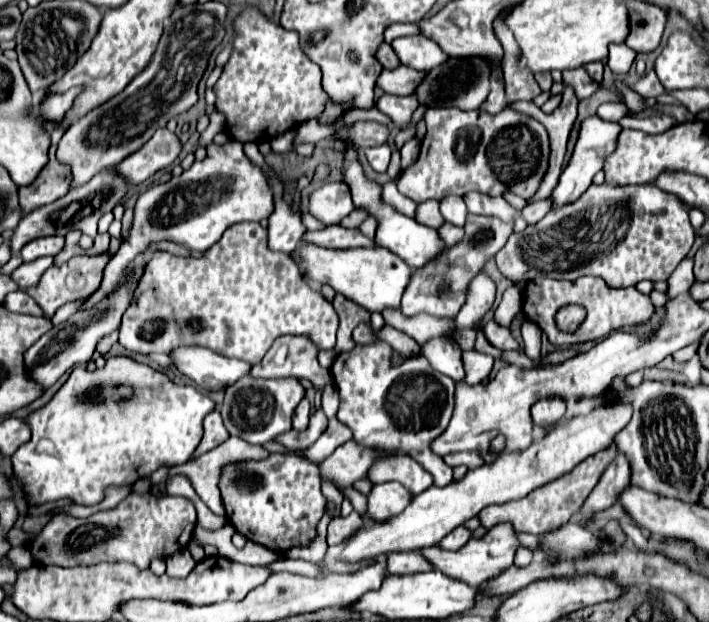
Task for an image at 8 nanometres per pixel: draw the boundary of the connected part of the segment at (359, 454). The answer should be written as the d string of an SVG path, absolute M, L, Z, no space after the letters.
M350 439L320 463L320 475L332 483L344 481L344 485L352 485L358 479L366 479L370 467L388 455L398 455L398 451L364 447Z

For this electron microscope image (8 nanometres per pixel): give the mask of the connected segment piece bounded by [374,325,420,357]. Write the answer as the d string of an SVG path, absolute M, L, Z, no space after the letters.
M390 325L382 327L380 331L374 331L374 335L376 335L378 339L388 341L392 347L396 347L398 353L402 353L402 355L406 355L406 357L412 357L412 355L420 353L420 345L418 345L412 337L408 337L406 333L396 331L396 329L390 327Z

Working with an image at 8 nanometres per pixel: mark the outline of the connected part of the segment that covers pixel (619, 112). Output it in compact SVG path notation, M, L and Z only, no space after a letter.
M607 102L600 105L597 115L606 121L618 122L628 113L628 108L621 102Z

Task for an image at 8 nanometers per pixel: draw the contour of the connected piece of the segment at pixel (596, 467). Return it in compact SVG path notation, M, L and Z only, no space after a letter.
M606 447L606 449L590 455L582 463L578 463L570 473L566 473L566 475L562 475L562 477L558 477L558 479L554 479L554 481L534 489L534 491L530 491L526 497L486 507L478 515L480 525L484 529L492 529L498 523L510 521L514 525L514 529L518 529L522 533L532 533L532 535L538 535L538 537L542 537L544 533L552 533L552 531L560 529L562 525L566 525L570 521L570 517L574 513L580 511L582 503L586 501L590 491L596 487L596 483L600 481L600 477L606 471L606 467L614 461L614 457L616 457L616 451L612 447Z

